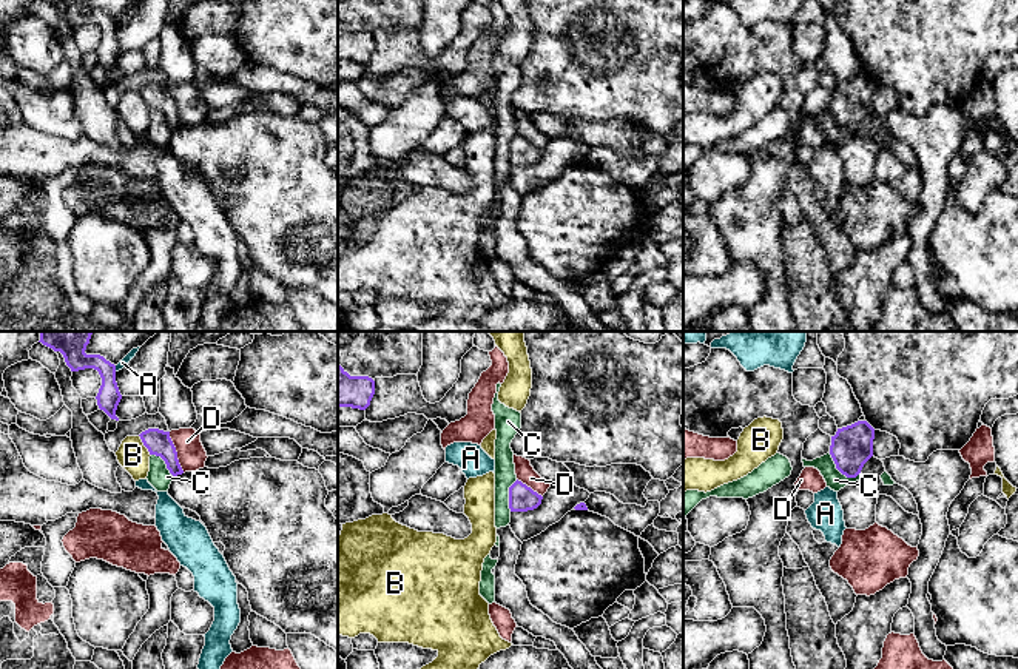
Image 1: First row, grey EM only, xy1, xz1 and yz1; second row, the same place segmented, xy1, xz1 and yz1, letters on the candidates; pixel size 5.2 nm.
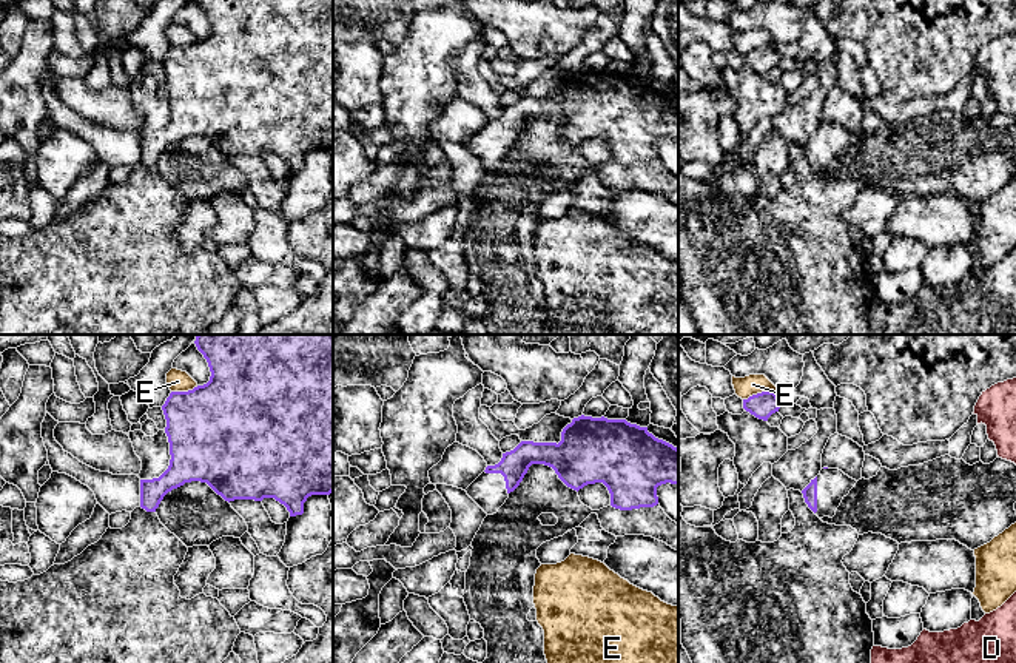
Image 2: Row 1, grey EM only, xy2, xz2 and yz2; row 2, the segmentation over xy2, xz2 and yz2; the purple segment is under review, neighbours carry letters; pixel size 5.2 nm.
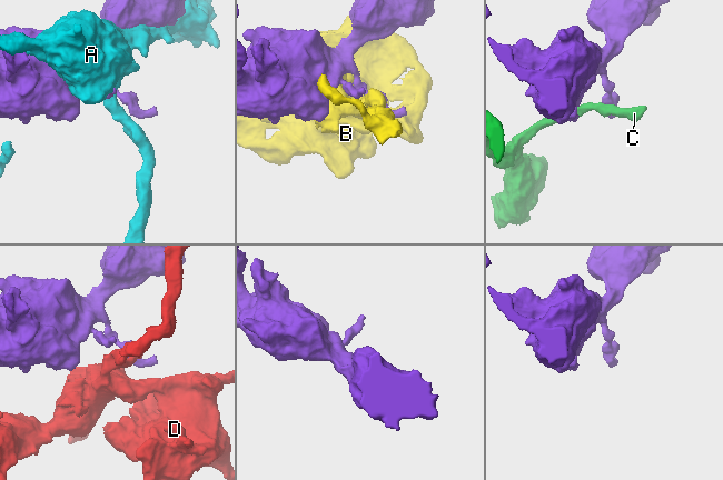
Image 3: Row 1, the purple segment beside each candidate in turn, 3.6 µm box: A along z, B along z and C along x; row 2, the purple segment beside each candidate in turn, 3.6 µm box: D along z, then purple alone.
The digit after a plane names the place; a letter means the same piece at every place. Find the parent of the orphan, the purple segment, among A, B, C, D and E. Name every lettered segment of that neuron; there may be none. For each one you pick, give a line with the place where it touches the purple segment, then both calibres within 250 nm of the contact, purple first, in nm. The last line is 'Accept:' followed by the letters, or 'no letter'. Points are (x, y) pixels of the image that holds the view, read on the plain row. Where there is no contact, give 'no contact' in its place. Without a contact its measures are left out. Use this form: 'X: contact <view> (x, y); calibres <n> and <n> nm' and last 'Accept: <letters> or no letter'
Accept: no letter

